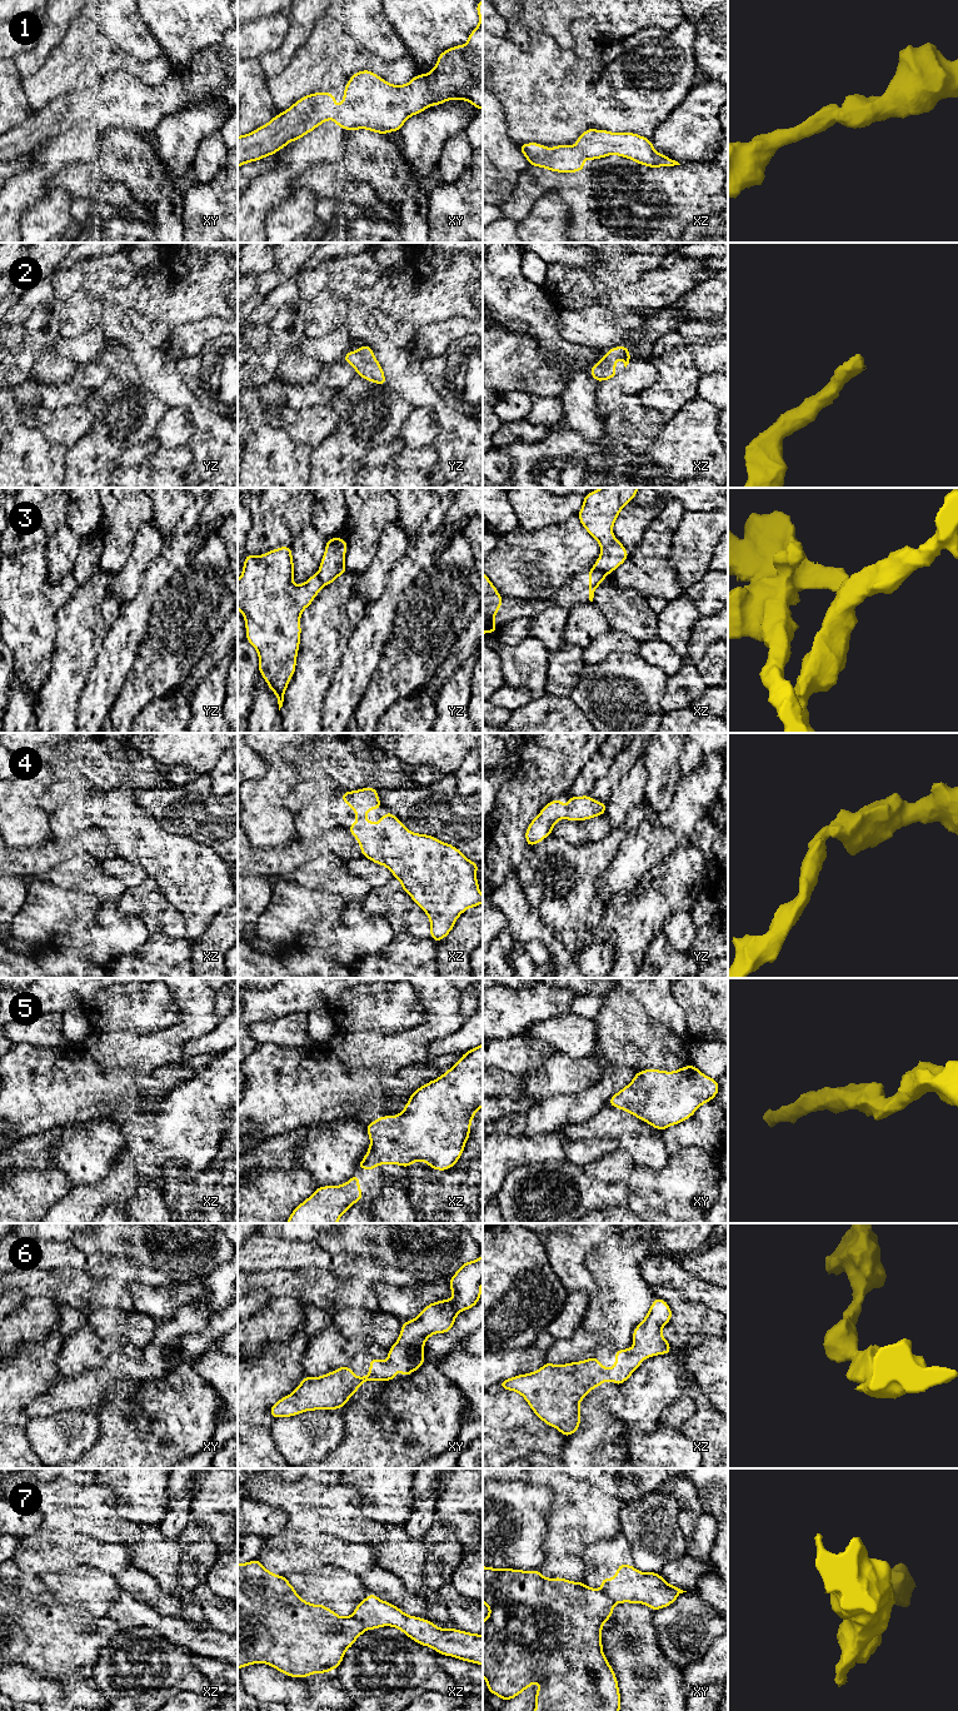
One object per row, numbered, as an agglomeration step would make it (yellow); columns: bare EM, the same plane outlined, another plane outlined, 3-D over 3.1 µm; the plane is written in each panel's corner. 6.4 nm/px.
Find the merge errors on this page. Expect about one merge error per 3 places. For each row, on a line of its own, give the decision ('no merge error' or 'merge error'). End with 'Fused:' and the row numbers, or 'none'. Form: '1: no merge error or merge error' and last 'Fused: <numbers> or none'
1: no merge error
2: no merge error
3: merge error
4: no merge error
5: no merge error
6: no merge error
7: merge error
Fused: 3, 7

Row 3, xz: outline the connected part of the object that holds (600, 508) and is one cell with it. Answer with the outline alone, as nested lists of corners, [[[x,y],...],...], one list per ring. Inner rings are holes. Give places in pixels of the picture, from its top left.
[[[600,488],[583,497],[578,518],[600,545],[600,555],[592,569],[610,574],[627,560],[629,553],[613,535],[613,525],[638,490],[639,488]]]

